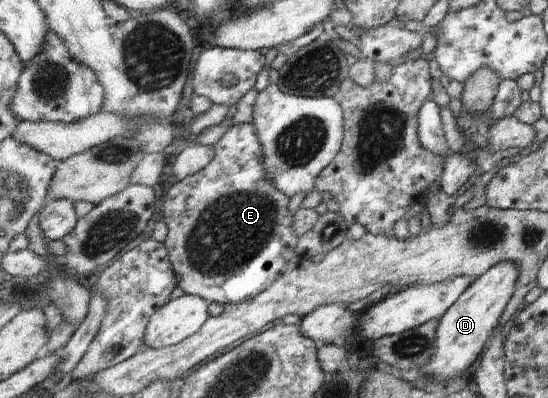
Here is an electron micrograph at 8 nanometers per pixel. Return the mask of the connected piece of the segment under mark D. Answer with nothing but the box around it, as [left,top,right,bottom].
[423,261,518,380]

